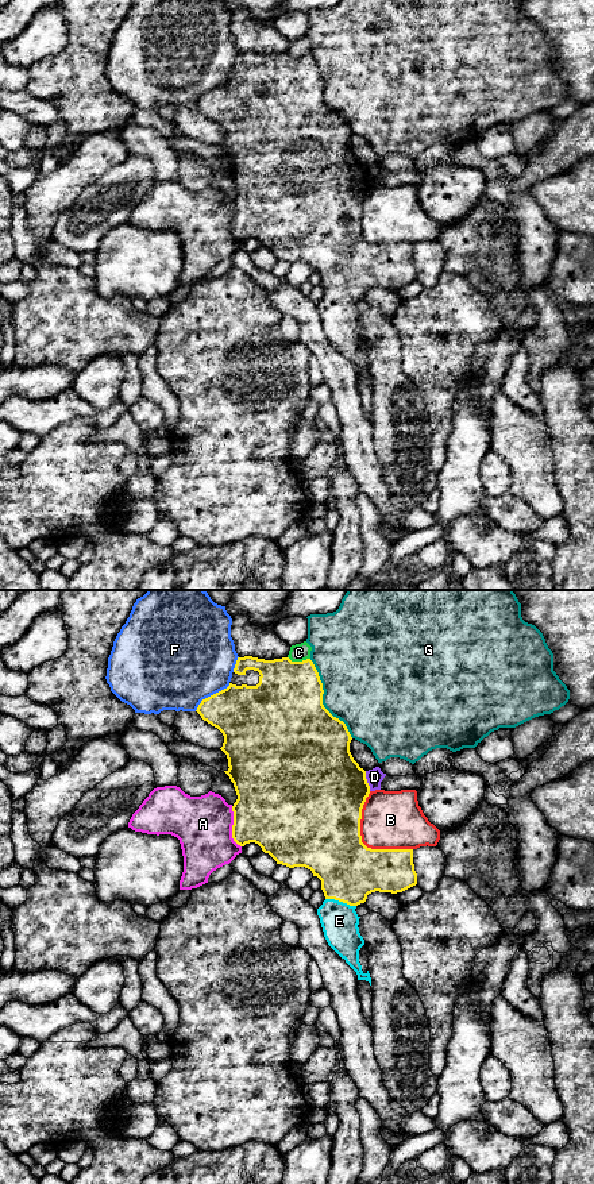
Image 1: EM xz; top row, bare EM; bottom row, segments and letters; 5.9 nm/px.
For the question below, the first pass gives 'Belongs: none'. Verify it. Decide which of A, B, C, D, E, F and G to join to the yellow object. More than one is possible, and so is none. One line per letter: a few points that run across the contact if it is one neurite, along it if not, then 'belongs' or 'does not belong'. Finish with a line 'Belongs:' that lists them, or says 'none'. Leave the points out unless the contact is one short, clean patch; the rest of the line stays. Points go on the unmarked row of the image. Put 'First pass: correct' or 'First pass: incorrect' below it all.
A: xz (231, 201), (232, 234), (240, 242) | does not belong
B: does not belong
C: does not belong
D: does not belong
E: xz (348, 266), (340, 296), (339, 316) | belongs
F: does not belong
G: does not belong
Belongs: E
First pass: incorrect

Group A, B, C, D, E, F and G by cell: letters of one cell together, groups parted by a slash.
A / B / C / D / E / F / G

